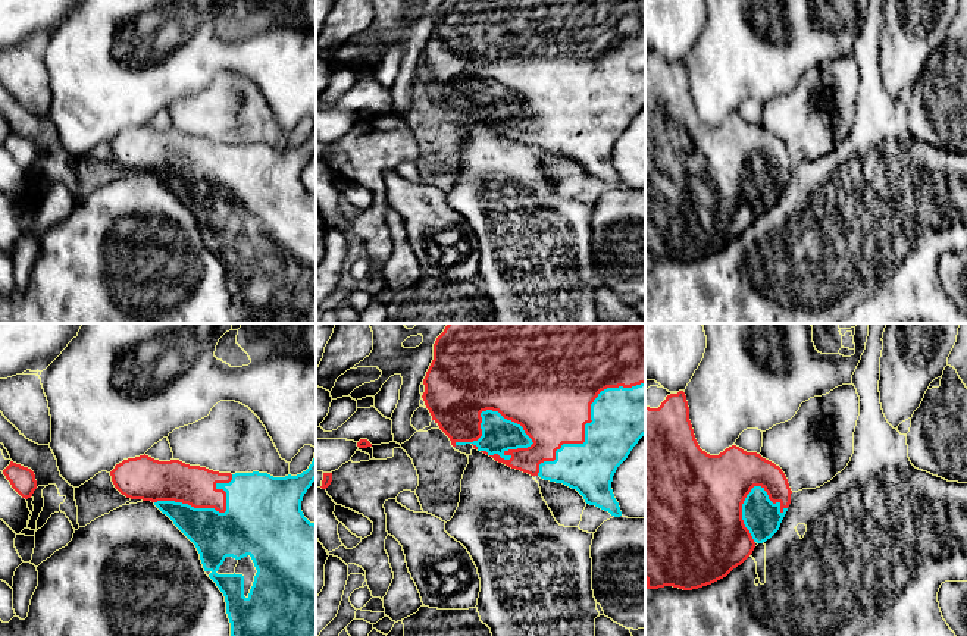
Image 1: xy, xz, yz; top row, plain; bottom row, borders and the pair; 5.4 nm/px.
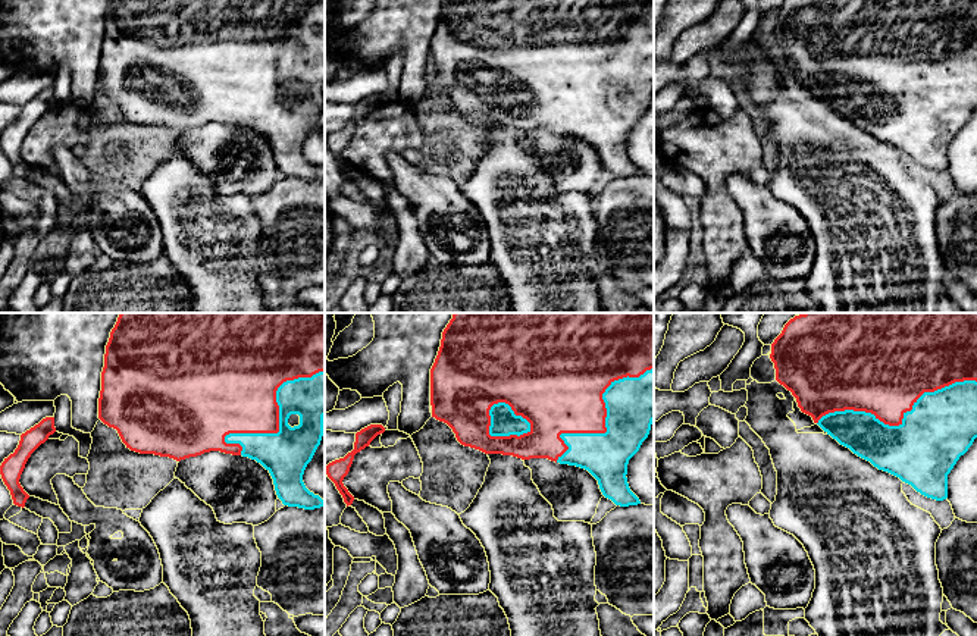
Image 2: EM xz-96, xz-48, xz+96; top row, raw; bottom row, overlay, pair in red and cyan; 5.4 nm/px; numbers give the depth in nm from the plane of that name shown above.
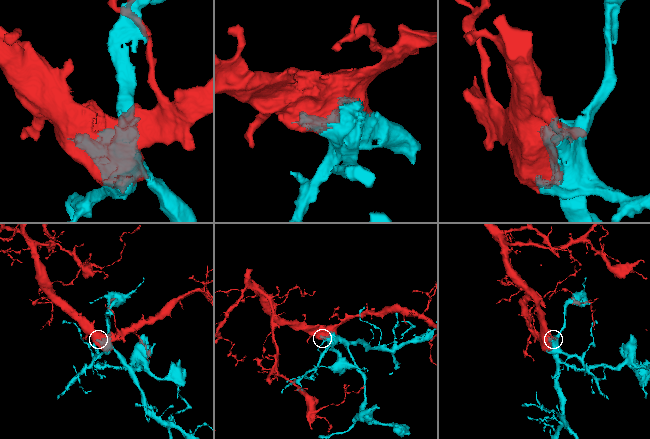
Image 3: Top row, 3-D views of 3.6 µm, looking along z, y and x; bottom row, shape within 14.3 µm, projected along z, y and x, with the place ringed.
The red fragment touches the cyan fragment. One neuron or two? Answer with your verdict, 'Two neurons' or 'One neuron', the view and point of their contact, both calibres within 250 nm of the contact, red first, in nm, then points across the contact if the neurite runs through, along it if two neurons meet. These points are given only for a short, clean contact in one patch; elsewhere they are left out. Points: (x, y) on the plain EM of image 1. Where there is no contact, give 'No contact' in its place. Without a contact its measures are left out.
One neuron. Touches red at xz (484, 81). Thickness 460 nm (red) against 190 nm

